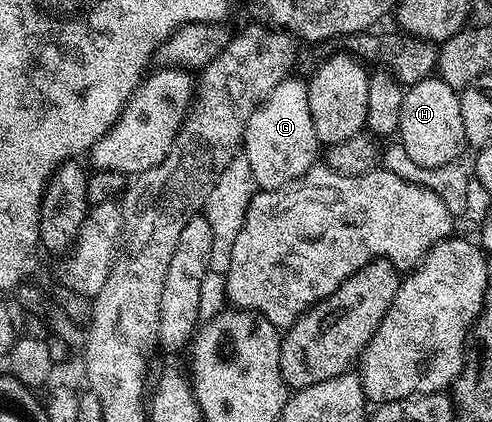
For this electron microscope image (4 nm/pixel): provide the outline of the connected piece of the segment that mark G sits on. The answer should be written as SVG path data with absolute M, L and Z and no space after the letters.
M289 75L266 95L244 128L242 151L250 163L252 180L261 190L282 187L317 164L316 152L321 149L314 131L314 119L310 119L307 80L299 81L296 75Z

